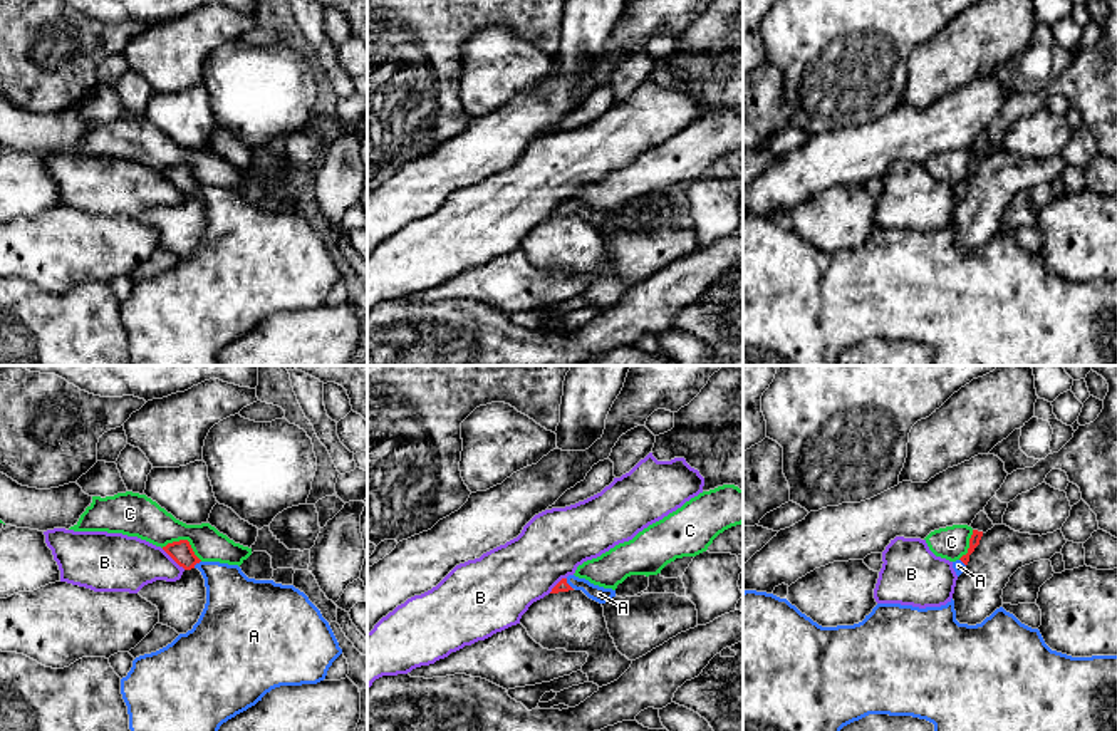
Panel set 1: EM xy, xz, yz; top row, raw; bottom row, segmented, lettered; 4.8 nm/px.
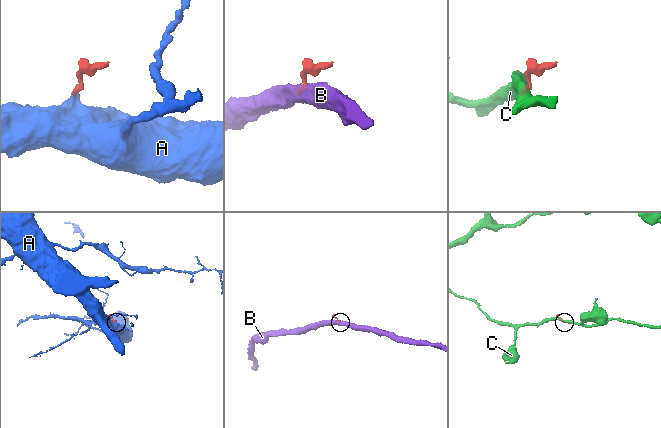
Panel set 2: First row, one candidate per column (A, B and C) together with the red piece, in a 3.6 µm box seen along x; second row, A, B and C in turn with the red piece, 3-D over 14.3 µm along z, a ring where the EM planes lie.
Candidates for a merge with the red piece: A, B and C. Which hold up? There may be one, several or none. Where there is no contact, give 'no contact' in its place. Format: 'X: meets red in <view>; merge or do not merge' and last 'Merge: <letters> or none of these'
A: meets red in xz; merge
B: meets red in xy; do not merge
C: meets red in xy; do not merge
Merge: A

